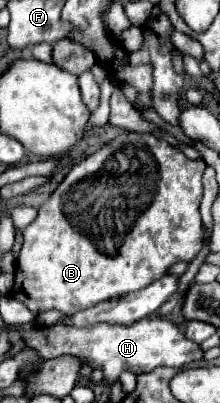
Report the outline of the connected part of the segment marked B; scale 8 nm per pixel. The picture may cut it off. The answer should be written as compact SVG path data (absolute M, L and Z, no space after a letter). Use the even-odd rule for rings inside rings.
M132 132L120 134L110 144L102 146L96 154L92 154L86 160L82 160L80 164L76 164L68 172L68 176L62 180L62 184L56 188L56 192L42 204L36 220L24 230L24 244L20 248L18 260L16 260L16 264L18 264L16 278L20 278L22 292L30 300L20 300L20 302L24 302L28 306L28 310L36 316L42 312L48 312L48 310L58 310L62 314L74 314L76 310L90 308L112 296L122 296L122 294L128 294L128 292L134 292L134 290L140 290L140 288L152 284L156 278L162 278L166 274L166 270L176 262L192 262L198 256L198 252L202 250L202 242L204 242L204 222L202 222L200 210L198 210L200 200L202 200L202 174L204 174L204 160L190 160L182 152L178 152L174 146L170 146L166 140L160 140L152 134L132 134Z

